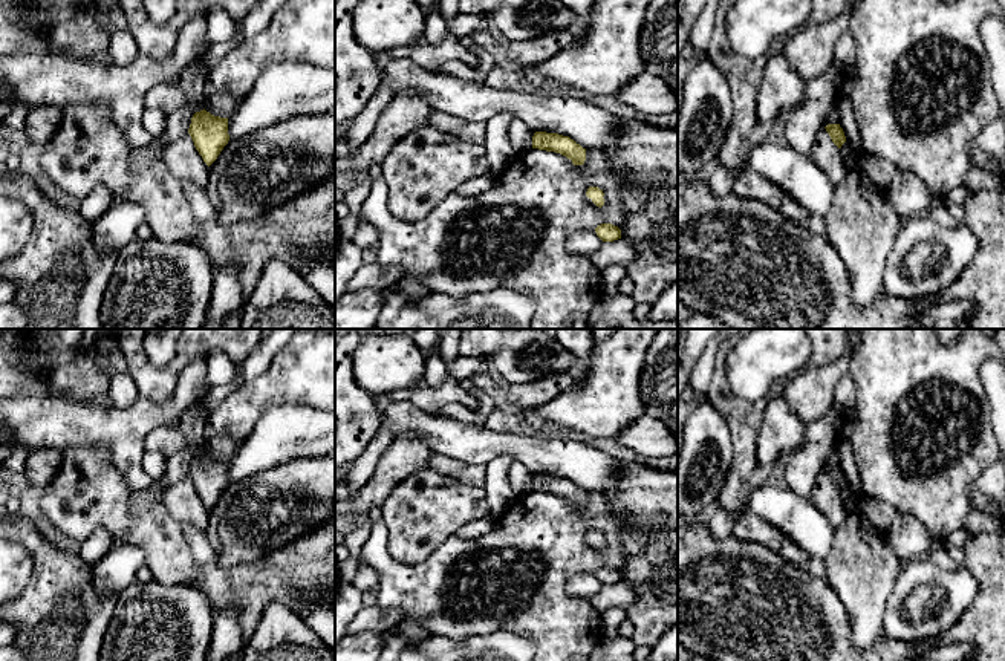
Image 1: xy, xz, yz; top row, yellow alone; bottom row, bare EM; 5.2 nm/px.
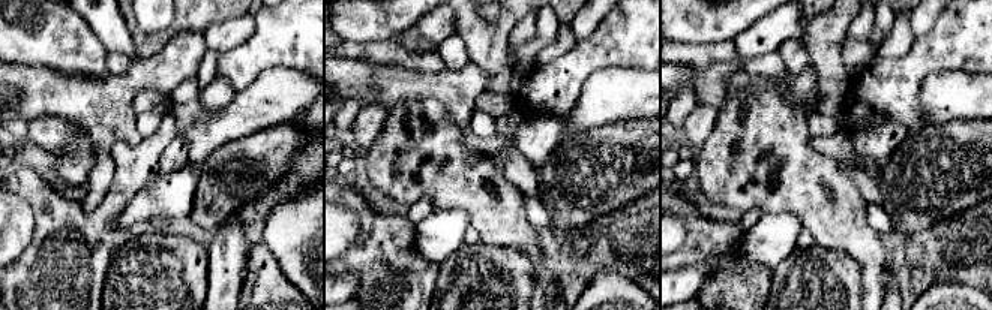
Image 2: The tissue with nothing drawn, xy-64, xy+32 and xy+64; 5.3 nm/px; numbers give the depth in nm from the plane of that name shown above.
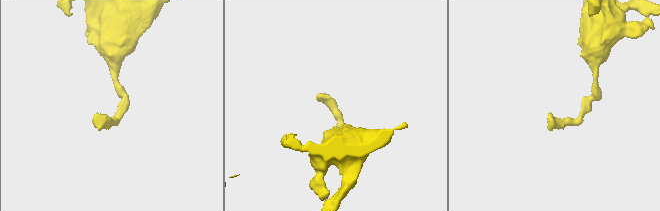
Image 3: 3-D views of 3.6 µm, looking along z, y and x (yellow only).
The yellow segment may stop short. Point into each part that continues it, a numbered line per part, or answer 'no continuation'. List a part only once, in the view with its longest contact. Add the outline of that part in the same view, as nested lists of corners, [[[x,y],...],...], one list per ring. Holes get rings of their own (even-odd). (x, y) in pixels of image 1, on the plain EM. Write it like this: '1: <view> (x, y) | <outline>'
no continuation

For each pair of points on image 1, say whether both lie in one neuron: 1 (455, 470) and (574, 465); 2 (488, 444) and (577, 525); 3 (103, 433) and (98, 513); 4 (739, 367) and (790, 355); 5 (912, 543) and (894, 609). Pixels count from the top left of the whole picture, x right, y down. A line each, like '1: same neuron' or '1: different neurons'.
1: different neurons
2: different neurons
3: different neurons
4: same neuron
5: different neurons

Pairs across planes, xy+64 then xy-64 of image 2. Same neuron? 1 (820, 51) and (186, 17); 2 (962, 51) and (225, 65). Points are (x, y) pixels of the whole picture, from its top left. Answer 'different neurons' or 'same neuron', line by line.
1: same neuron
2: same neuron

